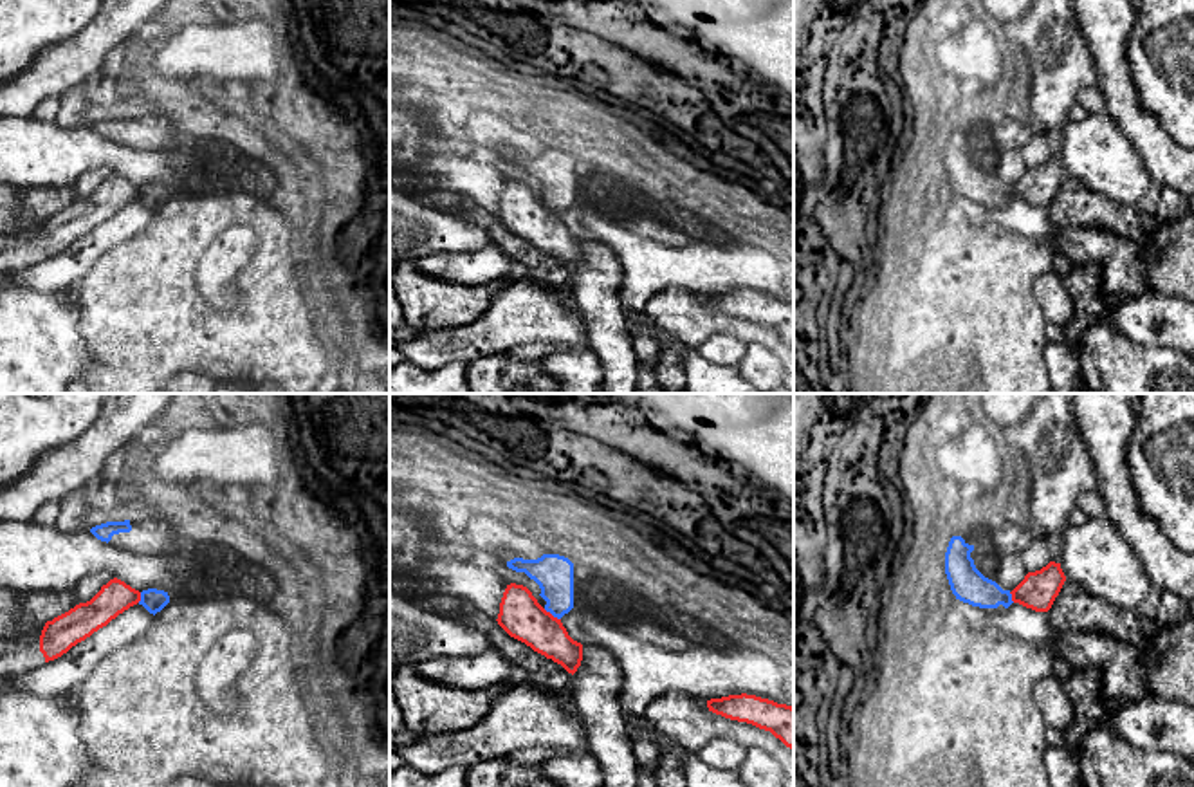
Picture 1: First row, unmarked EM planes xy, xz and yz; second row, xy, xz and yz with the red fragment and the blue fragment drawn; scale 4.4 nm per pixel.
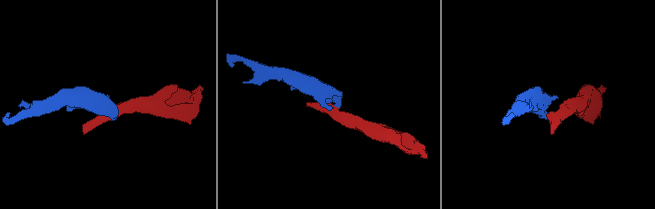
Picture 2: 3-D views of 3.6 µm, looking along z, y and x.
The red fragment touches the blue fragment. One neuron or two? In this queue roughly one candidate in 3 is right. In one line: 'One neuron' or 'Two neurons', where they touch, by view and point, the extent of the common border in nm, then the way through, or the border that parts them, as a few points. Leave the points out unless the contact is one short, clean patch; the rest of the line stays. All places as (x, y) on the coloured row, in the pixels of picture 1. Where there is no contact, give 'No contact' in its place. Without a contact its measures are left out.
Two neurons. Touches red at xz (551, 614). Shared border 90 nm. Boundary: xz (543, 609), (560, 620)

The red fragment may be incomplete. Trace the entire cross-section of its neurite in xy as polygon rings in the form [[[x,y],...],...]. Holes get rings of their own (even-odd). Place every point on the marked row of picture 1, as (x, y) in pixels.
[[[114,578],[90,601],[47,621],[40,637],[0,639],[0,677],[22,675],[61,657],[139,601],[139,590]]]

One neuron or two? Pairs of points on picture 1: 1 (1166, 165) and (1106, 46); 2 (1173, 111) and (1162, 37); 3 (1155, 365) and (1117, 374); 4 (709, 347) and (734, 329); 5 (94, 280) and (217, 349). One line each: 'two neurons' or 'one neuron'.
1: one neuron
2: one neuron
3: one neuron
4: two neurons
5: one neuron

